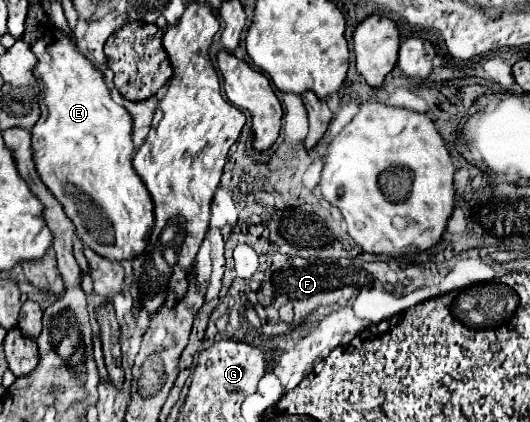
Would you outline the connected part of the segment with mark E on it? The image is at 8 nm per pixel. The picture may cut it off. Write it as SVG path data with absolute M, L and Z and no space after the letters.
M48 27L44 35L32 45L32 53L38 63L32 73L40 81L44 95L44 109L38 123L32 127L32 157L36 171L48 191L60 201L64 213L76 227L76 235L92 251L112 261L132 259L136 253L146 249L148 237L154 227L154 203L142 179L132 169L132 119L130 113L116 105L104 85L102 73L72 41L72 35L62 33L58 27Z

